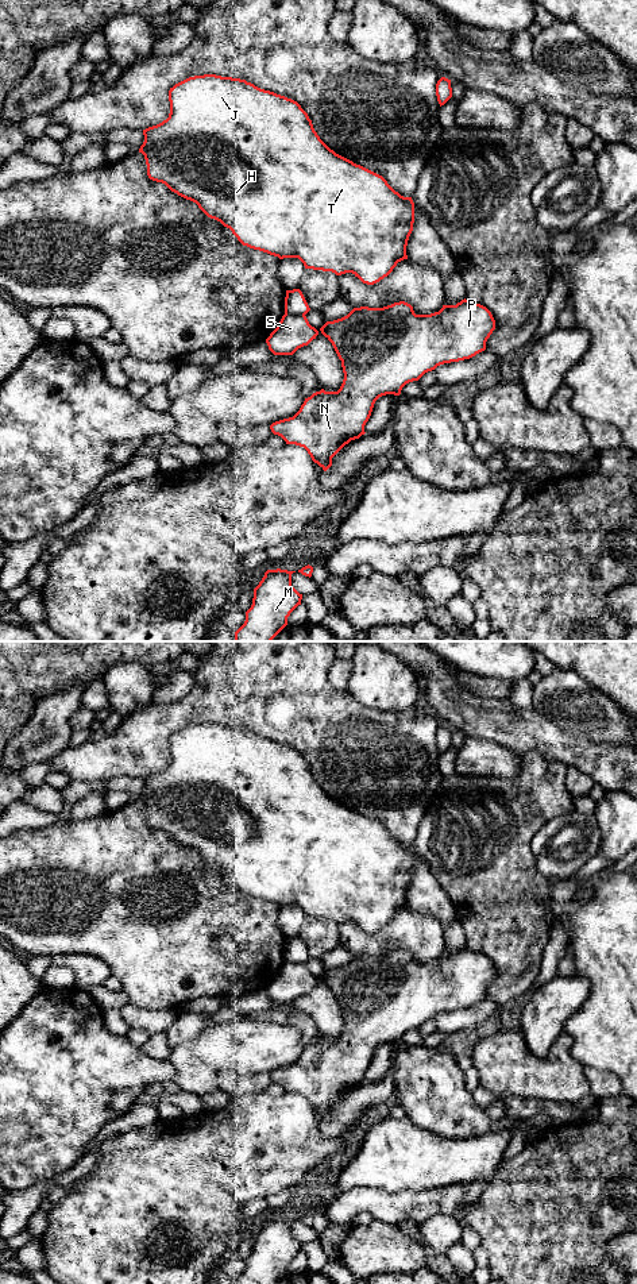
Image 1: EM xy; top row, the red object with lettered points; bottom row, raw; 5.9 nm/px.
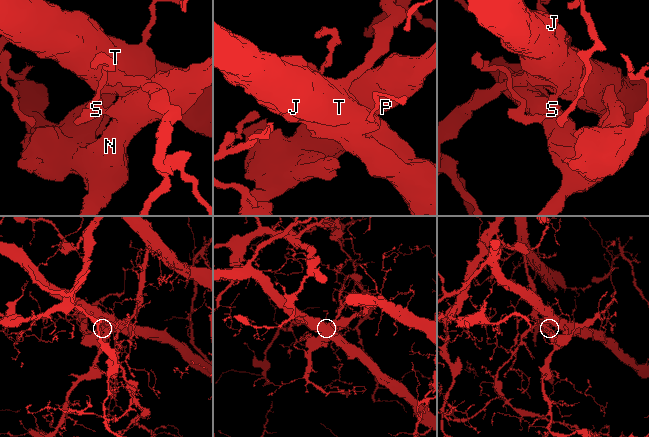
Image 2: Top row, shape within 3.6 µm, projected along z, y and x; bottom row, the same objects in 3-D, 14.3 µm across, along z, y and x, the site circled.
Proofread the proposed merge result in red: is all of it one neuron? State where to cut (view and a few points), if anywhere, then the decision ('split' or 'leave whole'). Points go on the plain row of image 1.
xy (285, 960), (293, 964), (304, 964) | split

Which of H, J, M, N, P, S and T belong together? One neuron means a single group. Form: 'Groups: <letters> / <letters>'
Groups: H J T / M N P S

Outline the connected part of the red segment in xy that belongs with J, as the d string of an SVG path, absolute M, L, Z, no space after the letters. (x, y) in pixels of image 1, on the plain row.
M204 722L189 725L169 739L170 761L162 771L143 778L144 790L139 801L144 803L150 828L165 832L171 840L190 848L211 867L229 876L238 888L250 897L283 906L298 906L305 917L332 919L336 924L352 921L363 932L374 933L387 925L398 910L408 907L406 894L413 879L414 851L395 840L387 829L352 809L336 802L317 783L312 768L301 753L285 744L260 737L240 726Z

